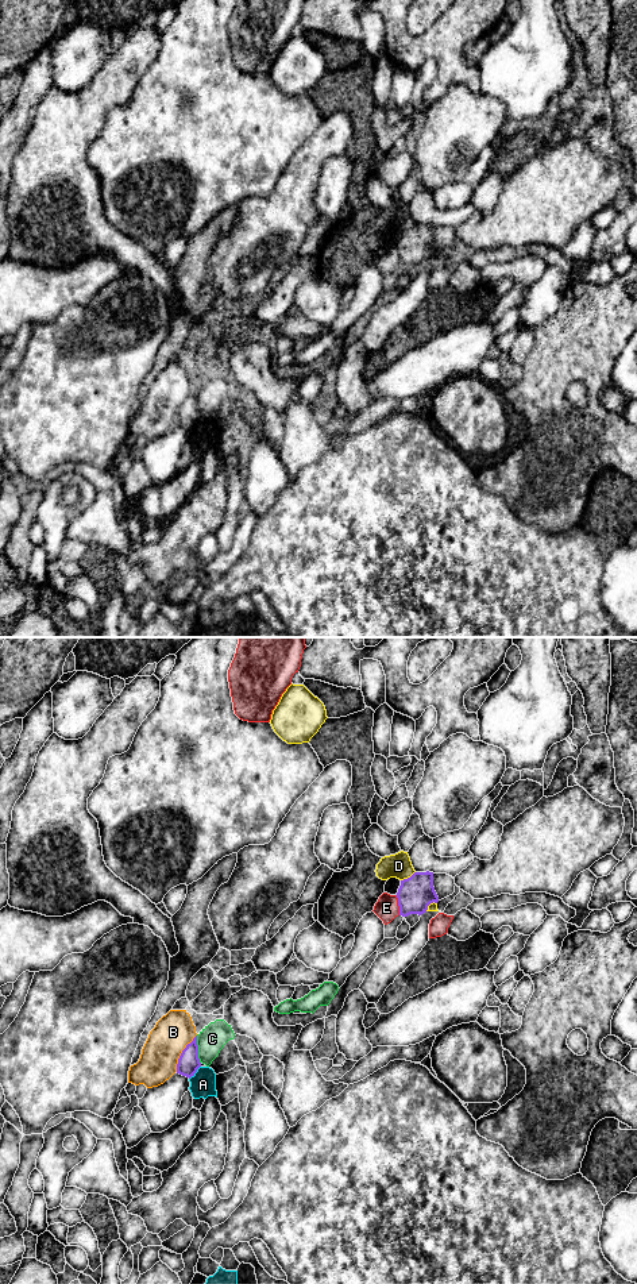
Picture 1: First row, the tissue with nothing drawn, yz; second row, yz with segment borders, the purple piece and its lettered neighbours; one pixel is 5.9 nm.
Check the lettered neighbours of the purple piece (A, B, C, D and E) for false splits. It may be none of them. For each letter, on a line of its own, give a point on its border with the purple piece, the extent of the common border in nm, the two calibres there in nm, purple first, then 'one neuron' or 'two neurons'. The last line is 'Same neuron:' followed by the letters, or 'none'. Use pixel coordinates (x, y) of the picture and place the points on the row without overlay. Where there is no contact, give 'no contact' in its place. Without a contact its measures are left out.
A: yz (196, 423) | 110 nm | 130/160 nm | two neurons
B: yz (181, 405) | 260 nm | 130/220 nm | two neurons
C: yz (197, 401) | 170 nm | 130/160 nm | two neurons
D: yz (408, 230) | 110 nm | 200/150 nm | two neurons
E: yz (398, 257) | 120 nm | 200/140 nm | two neurons
Same neuron: none

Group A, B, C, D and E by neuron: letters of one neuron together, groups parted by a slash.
A / B / C / D / E

